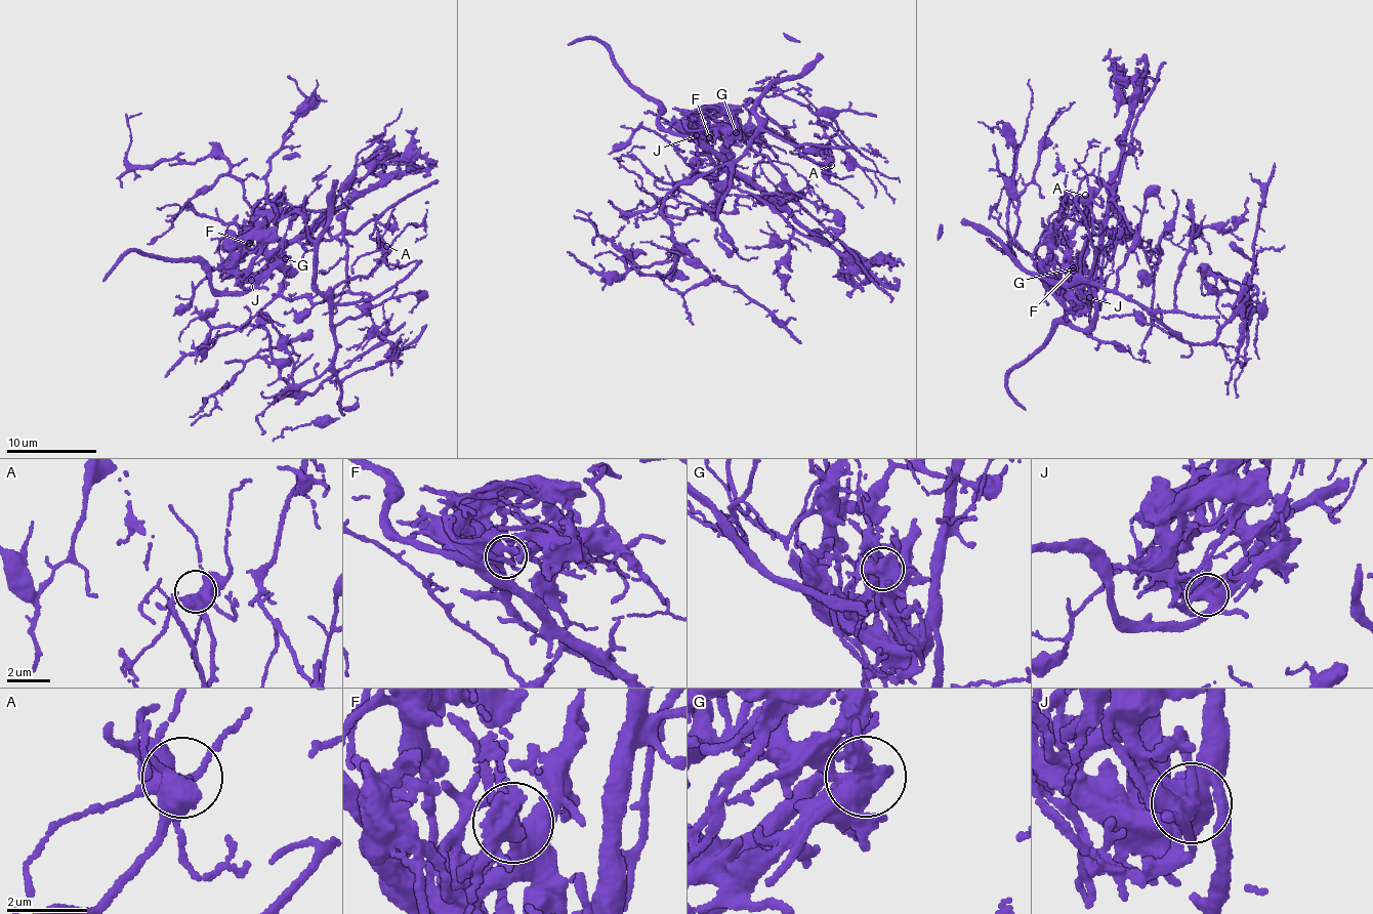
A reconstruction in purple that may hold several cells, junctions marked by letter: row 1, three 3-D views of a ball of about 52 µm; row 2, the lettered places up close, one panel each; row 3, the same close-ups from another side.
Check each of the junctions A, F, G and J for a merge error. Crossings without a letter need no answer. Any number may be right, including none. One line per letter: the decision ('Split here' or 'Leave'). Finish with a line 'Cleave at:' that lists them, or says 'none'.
A: Leave
F: Leave
G: Split here
J: Leave
Cleave at: G

